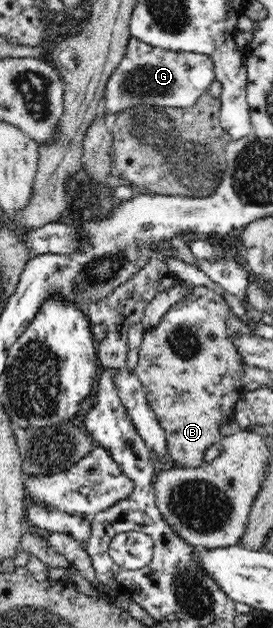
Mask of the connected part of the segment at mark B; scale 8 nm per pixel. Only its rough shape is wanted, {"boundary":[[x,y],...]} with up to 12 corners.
{"boundary":[[194,286],[135,369],[167,455],[200,466],[244,394],[229,302]]}

